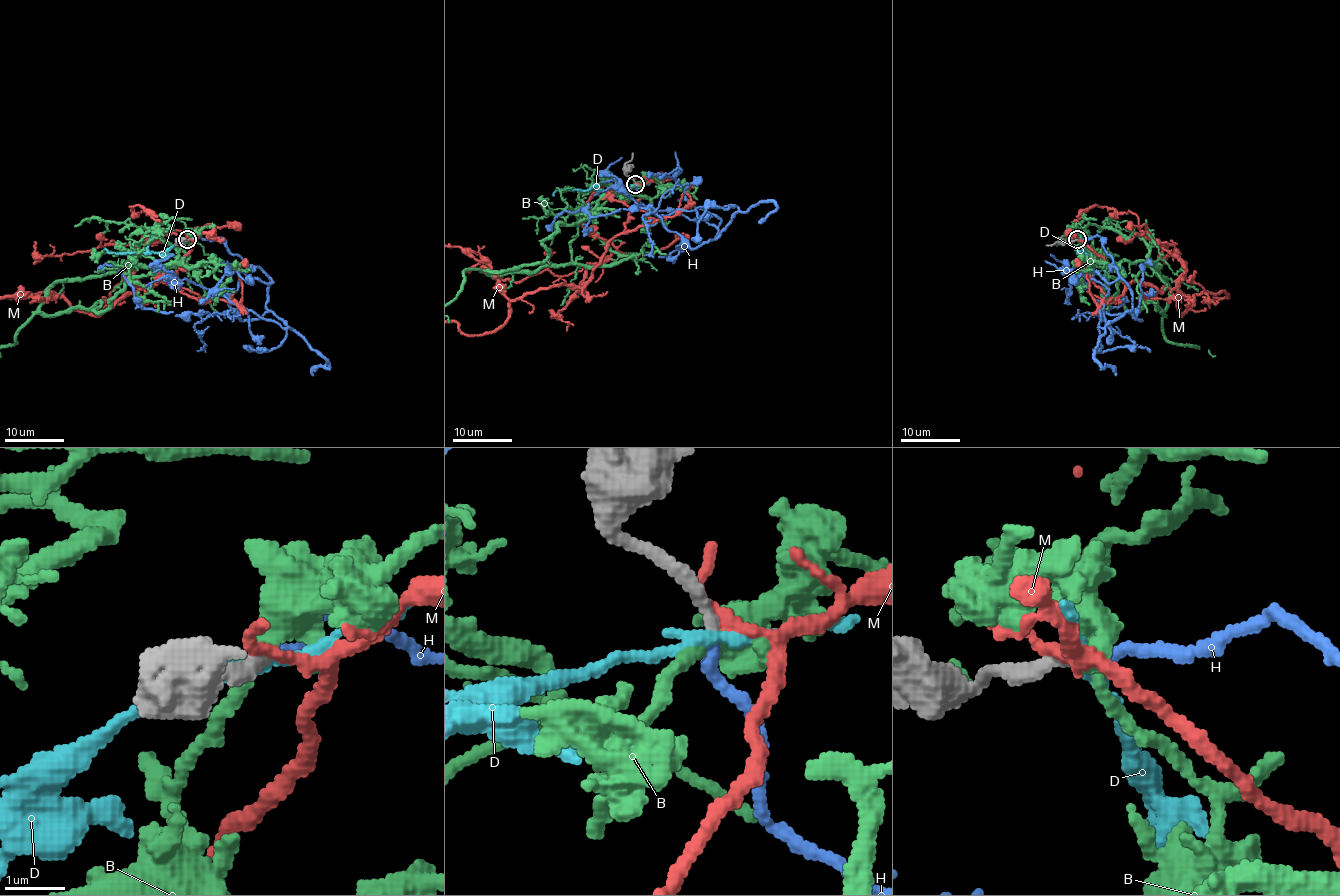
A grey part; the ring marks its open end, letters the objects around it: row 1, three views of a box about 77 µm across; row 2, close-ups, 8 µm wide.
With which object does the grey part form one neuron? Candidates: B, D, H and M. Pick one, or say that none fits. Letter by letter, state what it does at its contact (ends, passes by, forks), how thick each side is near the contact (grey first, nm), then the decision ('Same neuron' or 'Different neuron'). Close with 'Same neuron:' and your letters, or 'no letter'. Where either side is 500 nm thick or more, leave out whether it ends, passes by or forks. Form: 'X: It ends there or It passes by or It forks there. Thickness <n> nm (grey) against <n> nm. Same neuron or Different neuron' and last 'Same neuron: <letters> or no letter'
B: It forks there. Thickness 240 nm (grey) against 320 nm. Different neuron
D: It passes by. Thickness 240 nm (grey) against 200 nm. Different neuron
H: It ends there. Thickness 240 nm (grey) against 180 nm. Same neuron
M: It ends there. Thickness 280 nm (grey) against 240 nm. Different neuron
Same neuron: H

